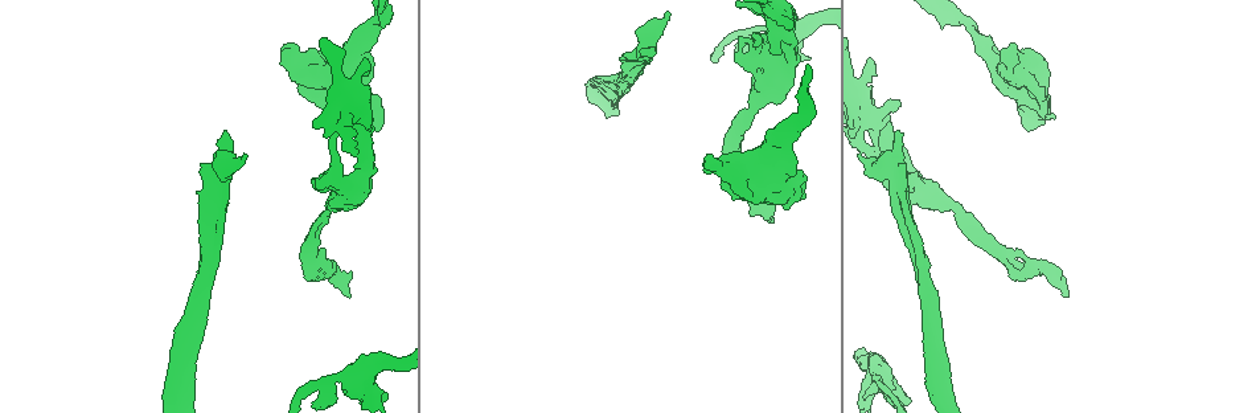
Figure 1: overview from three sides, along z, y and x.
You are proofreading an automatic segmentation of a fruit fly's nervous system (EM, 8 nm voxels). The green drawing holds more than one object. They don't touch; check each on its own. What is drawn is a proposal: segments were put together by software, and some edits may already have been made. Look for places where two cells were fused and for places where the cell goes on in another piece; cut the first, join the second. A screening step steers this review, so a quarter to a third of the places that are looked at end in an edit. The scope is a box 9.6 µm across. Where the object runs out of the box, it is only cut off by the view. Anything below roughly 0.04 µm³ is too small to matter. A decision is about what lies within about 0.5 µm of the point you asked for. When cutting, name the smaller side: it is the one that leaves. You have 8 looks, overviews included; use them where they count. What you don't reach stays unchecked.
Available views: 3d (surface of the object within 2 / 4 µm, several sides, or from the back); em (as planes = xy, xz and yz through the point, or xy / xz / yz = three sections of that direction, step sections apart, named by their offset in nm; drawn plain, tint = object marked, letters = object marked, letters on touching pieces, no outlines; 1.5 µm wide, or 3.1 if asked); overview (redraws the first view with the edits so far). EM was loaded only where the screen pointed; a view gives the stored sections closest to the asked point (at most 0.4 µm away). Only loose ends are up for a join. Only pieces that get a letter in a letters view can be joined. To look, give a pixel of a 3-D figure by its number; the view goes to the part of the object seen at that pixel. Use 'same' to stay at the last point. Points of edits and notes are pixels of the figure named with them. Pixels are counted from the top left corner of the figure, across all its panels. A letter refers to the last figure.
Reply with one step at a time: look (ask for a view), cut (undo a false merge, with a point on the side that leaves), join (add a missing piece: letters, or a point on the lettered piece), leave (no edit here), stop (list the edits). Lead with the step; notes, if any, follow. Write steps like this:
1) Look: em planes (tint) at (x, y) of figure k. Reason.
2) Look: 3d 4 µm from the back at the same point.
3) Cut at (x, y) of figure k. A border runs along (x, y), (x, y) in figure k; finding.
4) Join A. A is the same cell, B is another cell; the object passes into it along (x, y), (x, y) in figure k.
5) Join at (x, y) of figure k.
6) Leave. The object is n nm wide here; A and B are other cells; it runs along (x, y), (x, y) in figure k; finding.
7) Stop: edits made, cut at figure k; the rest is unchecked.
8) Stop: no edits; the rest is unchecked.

Look: em xz step 8 (tint) at (1030, 127) of figure 1. Branch stops here.

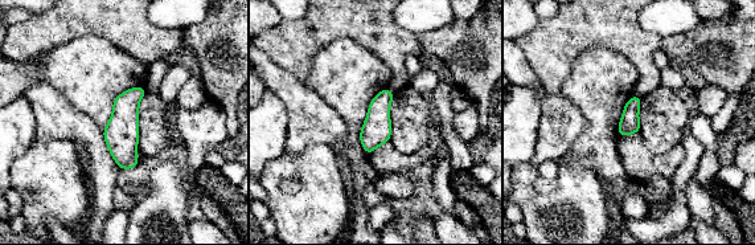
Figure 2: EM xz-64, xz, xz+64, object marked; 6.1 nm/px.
Look: em planes (letters) at the same point. Another direction.

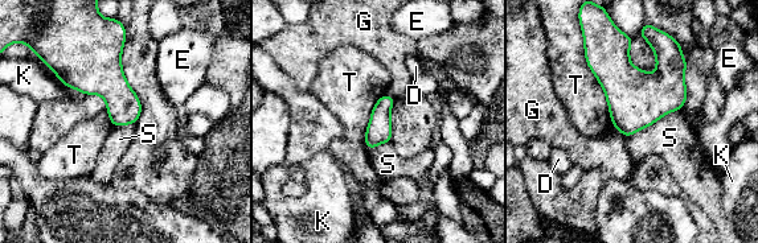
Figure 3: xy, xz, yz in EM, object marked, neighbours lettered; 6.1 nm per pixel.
Leave. D, E, G, K, S and T are other cells; a border runs along (584, 44), (617, 130) in figure 3; no lettered piece goes on from it.

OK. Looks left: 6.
Look: em xy step 8 (letters) at (790, 22) of figure 1. Free end.

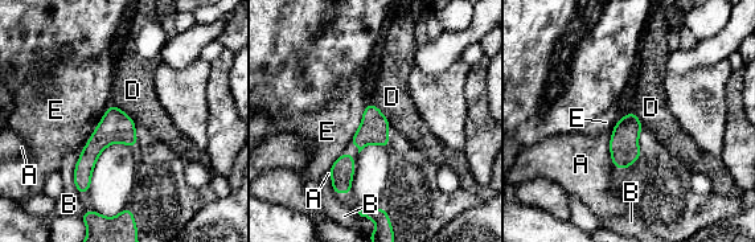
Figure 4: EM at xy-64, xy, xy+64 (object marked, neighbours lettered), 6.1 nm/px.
Look: em yz step 8 (letters) at the same point.

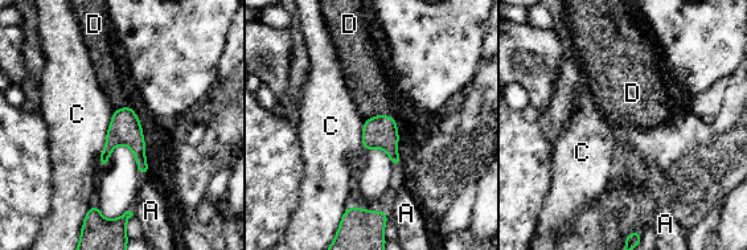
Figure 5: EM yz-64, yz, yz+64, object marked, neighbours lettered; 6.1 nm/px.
Leave. The object is 190 nm wide here; A, C and D are other cells; a border runs along (114, 111), (101, 154), (102, 164) in figure 5; no lettered piece goes on from it.

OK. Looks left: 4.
Look: 3d 4 µm at (877, 377) of figure 1. Sudden change in width.

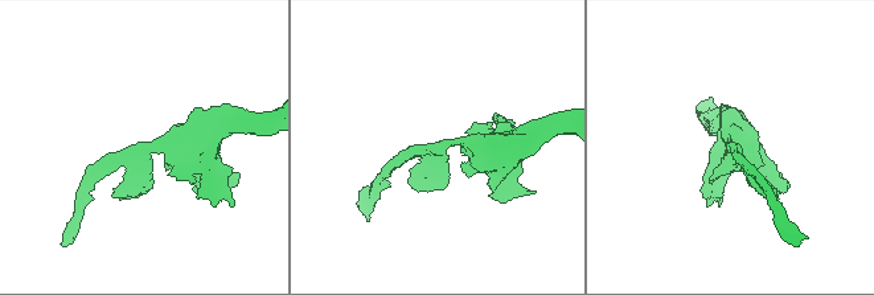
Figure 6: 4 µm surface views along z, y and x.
Look: em planes (tint) at (435, 146) of figure 6. Need the tissue.

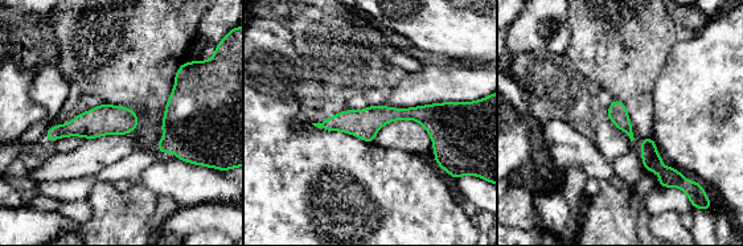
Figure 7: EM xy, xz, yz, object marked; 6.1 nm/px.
Look: em planes (letters) at the same point.

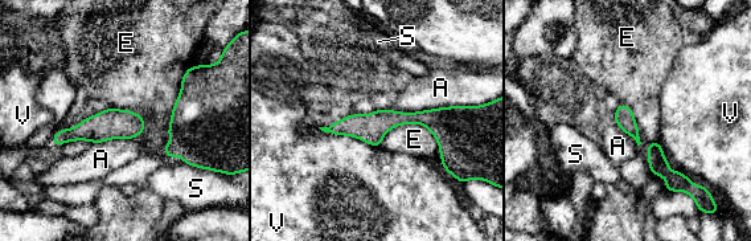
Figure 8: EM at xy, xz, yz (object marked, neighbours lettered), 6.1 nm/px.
Leave. A, E, S and V are other cells; a border runs along (455, 105), (418, 111), (386, 109) in figure 8; all the same cell.

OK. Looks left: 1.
Stop: no edits; the rest is unchecked.

